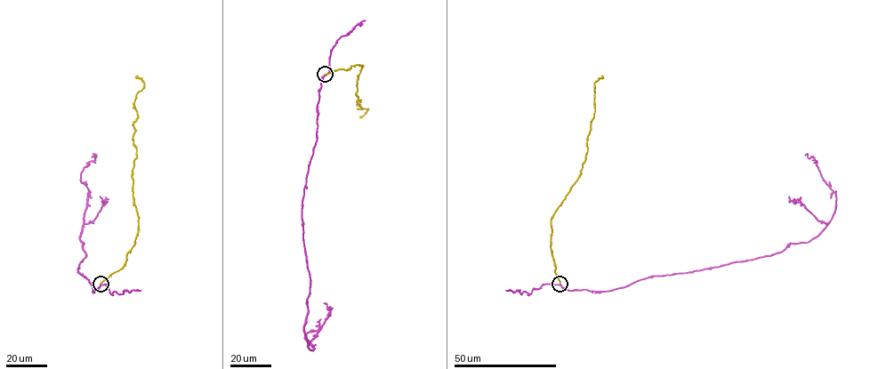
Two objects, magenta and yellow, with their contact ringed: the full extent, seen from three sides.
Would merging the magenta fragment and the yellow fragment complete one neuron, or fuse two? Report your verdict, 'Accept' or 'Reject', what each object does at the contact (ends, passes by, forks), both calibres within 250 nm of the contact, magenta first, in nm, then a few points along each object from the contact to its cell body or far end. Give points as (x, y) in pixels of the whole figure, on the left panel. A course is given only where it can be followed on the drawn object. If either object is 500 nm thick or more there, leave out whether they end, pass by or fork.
Accept. At the ring magenta passes by. At the ring yellow ends. Thickness 200 nm (magenta) against 190 nm. Course of magenta: (100, 284), (92, 291), (77, 270), (86, 256), (80, 235), (90, 190), (81, 173), (96, 155). Course of yellow: (100, 284), (124, 265), (137, 232), (132, 174), (137, 156), (133, 103), (144, 83), (135, 77)

